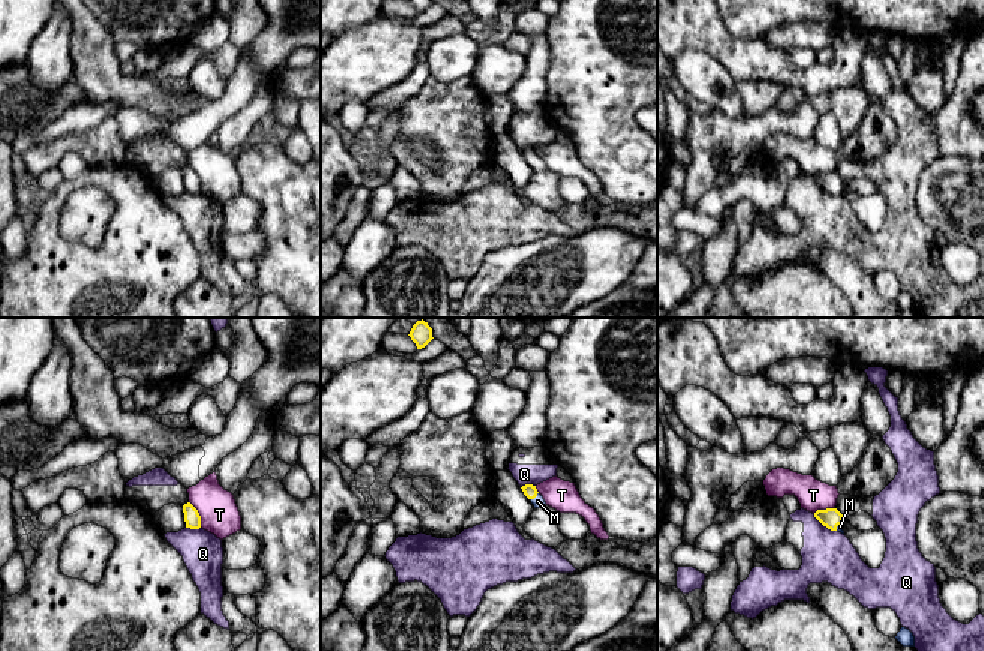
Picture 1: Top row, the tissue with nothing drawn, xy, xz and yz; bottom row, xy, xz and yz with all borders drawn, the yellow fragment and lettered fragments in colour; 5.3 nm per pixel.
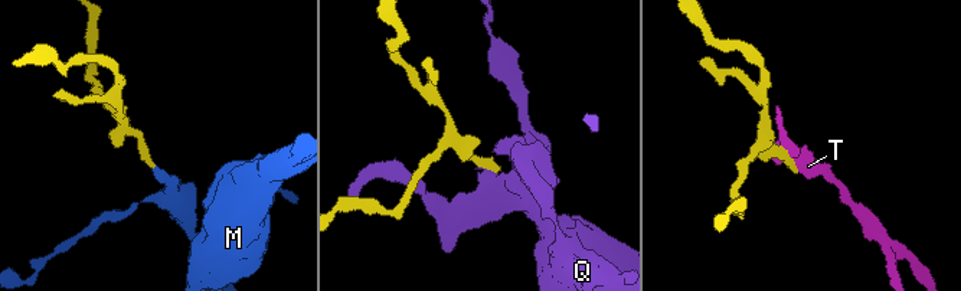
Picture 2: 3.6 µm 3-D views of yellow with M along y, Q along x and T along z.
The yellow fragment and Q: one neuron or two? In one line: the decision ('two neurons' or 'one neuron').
two neurons

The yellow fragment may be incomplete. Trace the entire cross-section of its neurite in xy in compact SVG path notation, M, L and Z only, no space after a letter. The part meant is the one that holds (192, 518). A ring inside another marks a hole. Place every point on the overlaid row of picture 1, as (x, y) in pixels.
M190 502L183 506L183 513L184 513L186 528L190 528L190 530L201 528L201 516Z

